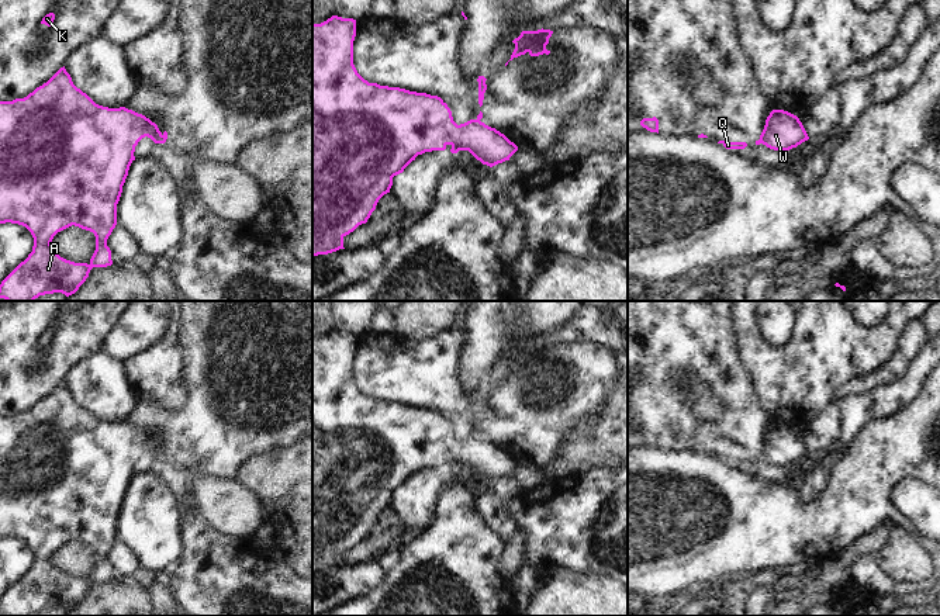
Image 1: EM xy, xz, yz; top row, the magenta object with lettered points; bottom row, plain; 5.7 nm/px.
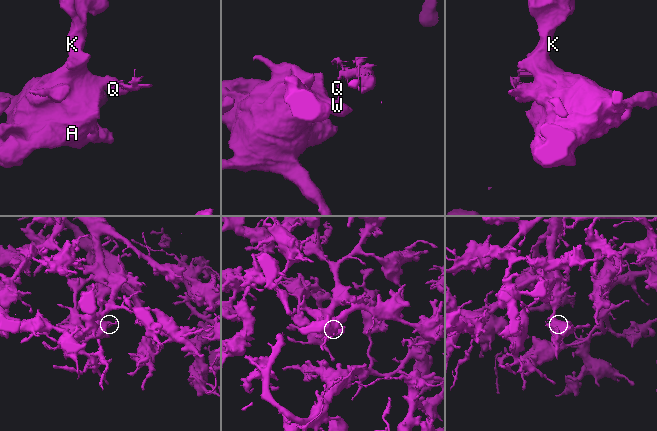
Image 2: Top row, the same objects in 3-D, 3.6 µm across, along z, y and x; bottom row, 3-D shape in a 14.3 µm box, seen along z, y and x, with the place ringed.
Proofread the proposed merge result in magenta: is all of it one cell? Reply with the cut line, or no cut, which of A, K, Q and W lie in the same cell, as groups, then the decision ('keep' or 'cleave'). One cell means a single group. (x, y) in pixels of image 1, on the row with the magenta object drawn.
cut yz (763, 132), (760, 142); groups A K W / Q; cleave

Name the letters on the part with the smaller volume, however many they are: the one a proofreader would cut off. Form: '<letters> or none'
Q

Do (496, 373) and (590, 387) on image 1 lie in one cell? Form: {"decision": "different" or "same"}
{"decision": "same"}

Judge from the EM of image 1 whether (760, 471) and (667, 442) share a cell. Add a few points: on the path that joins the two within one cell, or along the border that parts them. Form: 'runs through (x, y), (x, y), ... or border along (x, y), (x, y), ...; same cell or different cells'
runs through (738, 449), (728, 439), (690, 439); same cell

